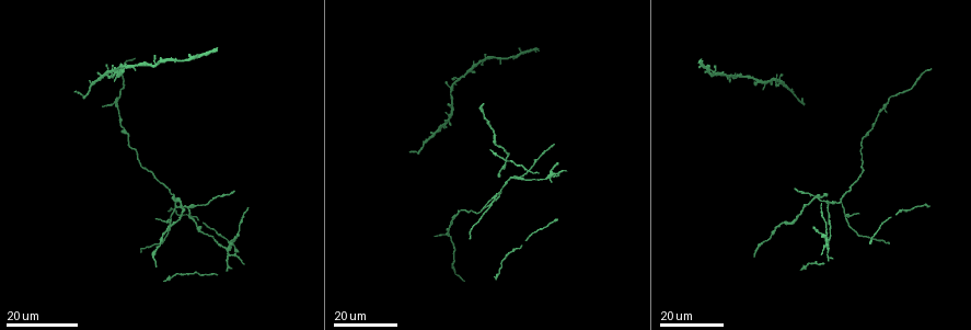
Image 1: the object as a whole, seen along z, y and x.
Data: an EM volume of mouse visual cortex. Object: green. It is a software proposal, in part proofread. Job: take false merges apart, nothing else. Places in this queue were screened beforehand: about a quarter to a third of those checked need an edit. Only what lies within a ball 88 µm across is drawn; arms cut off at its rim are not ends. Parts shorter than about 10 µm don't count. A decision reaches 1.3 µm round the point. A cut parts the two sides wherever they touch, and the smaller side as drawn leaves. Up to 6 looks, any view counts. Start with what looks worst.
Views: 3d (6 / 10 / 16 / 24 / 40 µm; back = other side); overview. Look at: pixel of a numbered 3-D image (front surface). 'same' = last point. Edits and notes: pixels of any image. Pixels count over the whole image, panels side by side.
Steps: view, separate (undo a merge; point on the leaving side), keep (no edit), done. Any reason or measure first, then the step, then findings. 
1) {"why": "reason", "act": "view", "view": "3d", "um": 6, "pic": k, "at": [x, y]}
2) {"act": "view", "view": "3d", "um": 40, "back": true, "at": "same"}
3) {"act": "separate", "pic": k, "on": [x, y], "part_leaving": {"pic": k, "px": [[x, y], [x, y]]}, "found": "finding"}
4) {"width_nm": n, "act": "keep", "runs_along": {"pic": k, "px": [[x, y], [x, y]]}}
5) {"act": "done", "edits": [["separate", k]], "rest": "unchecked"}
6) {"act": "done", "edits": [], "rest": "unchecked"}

{"why": "looks like a crossing", "act": "view", "view": "3d", "um": 16, "pic": 1, "at": [226, 254]}

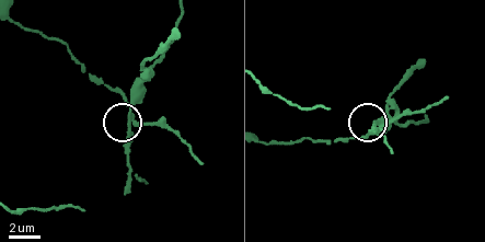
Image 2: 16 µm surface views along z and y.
{"act": "view", "view": "3d", "um": 6, "pic": 2, "at": [128, 116]}

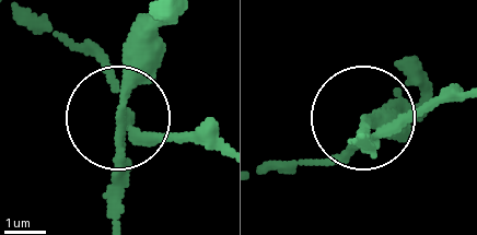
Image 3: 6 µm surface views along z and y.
{"act": "separate", "pic": 3, "on": [134, 60], "found": "two neurons meet here"}

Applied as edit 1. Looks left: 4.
{"why": "redraw", "act": "view", "view": "overview"}

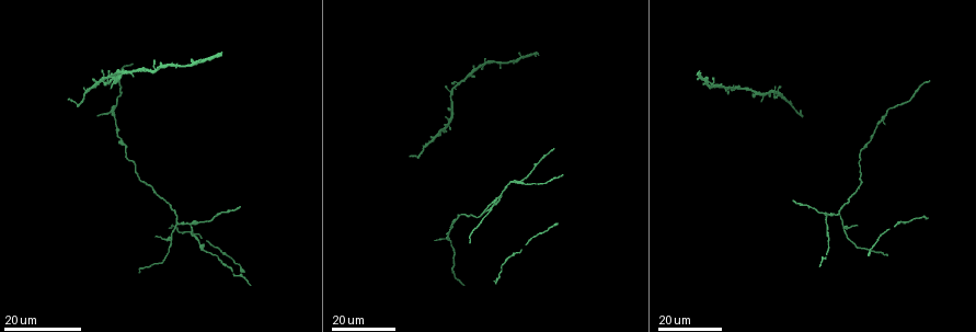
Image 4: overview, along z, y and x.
{"act": "view", "view": "3d", "um": 24, "pic": 4, "at": [193, 225]}

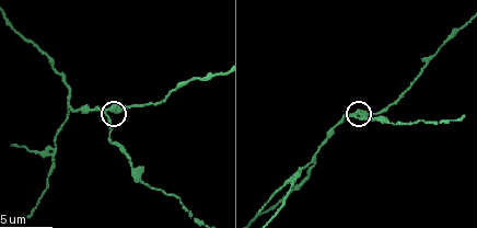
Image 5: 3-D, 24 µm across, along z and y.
{"act": "view", "view": "3d", "um": 6, "pic": 5, "at": [107, 113]}

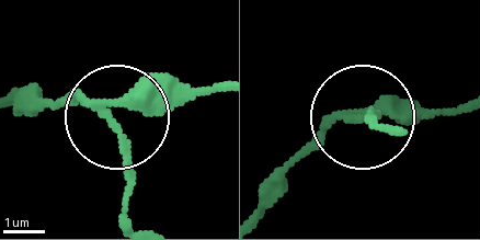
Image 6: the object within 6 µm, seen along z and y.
{"width_nm": 190, "act": "separate", "pic": 6, "on": [161, 78], "part_leaving": {"pic": 6, "px": [[110, 102], [221, 91]]}, "found": "two neurons meet here"}

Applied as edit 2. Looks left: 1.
{"why": "thin arm on a thick one", "act": "view", "view": "3d", "um": 16, "pic": 5, "at": [68, 106]}

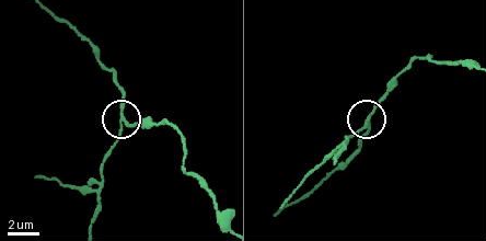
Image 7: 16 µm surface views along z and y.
{"width_nm": 140, "act": "separate", "pic": 7, "on": [118, 140], "part_leaving": {"pic": 7, "px": [[122, 116], [122, 135], [102, 170], [92, 221]]}, "found": "a second neuron is stuck on"}

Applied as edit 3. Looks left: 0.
{"act": "done", "edits": [["separate", 3], ["separate", 6], ["separate", 7]], "rest": "unchecked"}

